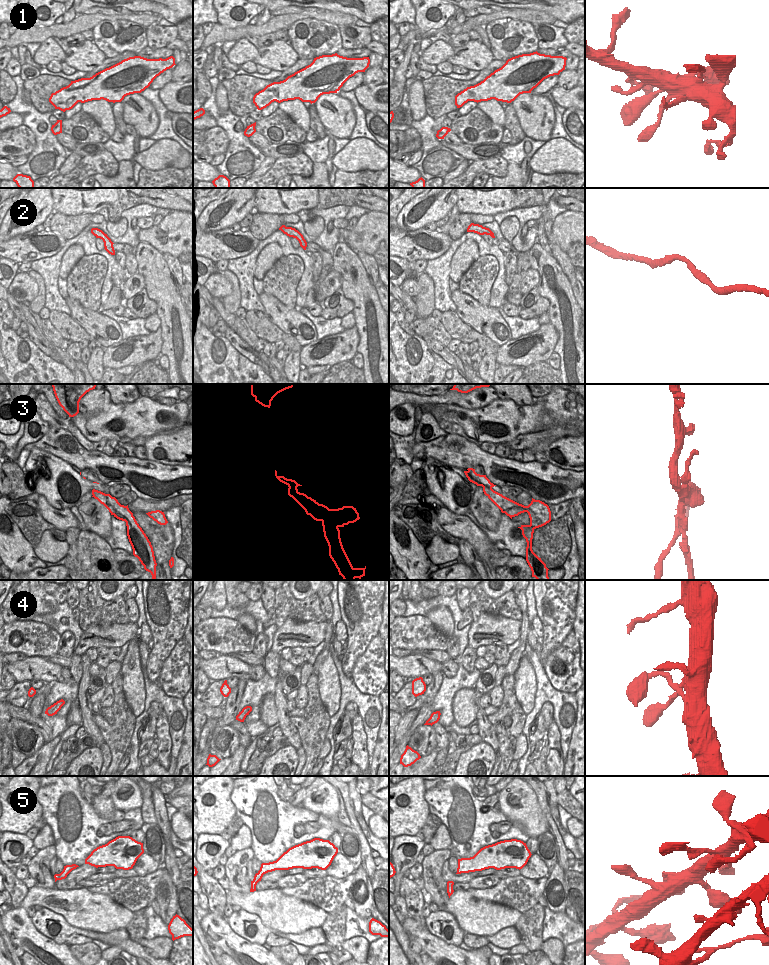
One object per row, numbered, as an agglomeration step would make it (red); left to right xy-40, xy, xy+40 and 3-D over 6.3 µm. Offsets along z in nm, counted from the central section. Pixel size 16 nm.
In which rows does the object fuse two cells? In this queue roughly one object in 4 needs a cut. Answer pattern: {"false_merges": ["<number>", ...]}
{"false_merges": ["3"]}

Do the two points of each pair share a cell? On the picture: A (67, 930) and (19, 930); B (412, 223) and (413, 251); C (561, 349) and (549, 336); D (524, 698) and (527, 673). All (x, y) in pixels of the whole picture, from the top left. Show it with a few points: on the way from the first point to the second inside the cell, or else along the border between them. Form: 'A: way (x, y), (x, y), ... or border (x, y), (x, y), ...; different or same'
A: border (30, 918), (33, 925), (41, 933), (58, 943); different
B: border (399, 226), (405, 230), (423, 228); different
C: border (550, 322), (557, 333), (554, 351); different
D: way (525, 692), (525, 679); same

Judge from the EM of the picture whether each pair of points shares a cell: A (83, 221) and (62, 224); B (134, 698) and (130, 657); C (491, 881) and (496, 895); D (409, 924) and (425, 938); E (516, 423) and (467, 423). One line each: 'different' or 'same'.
A: same
B: same
C: different
D: same
E: same

